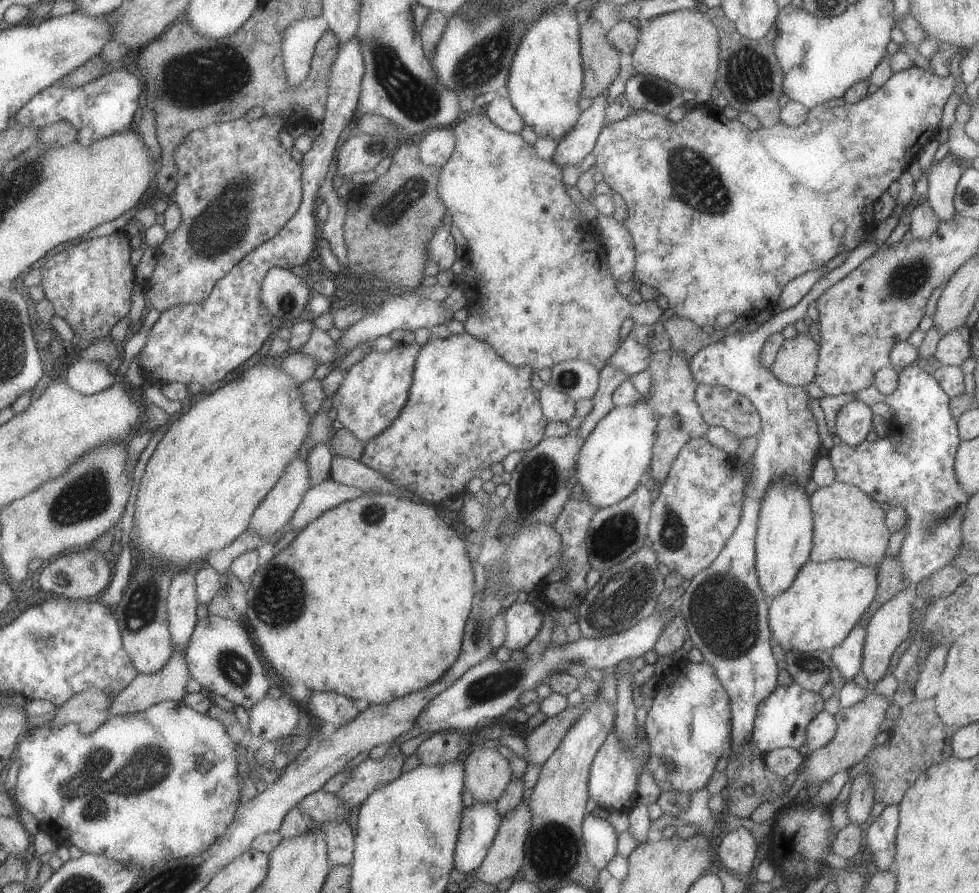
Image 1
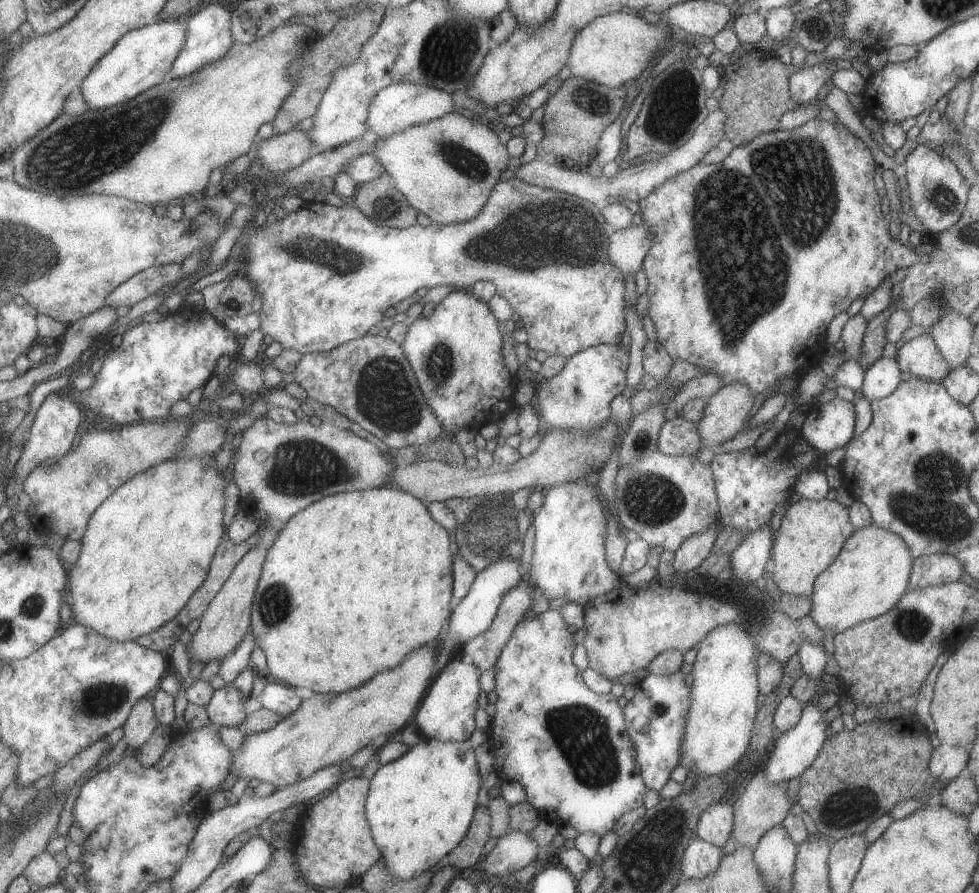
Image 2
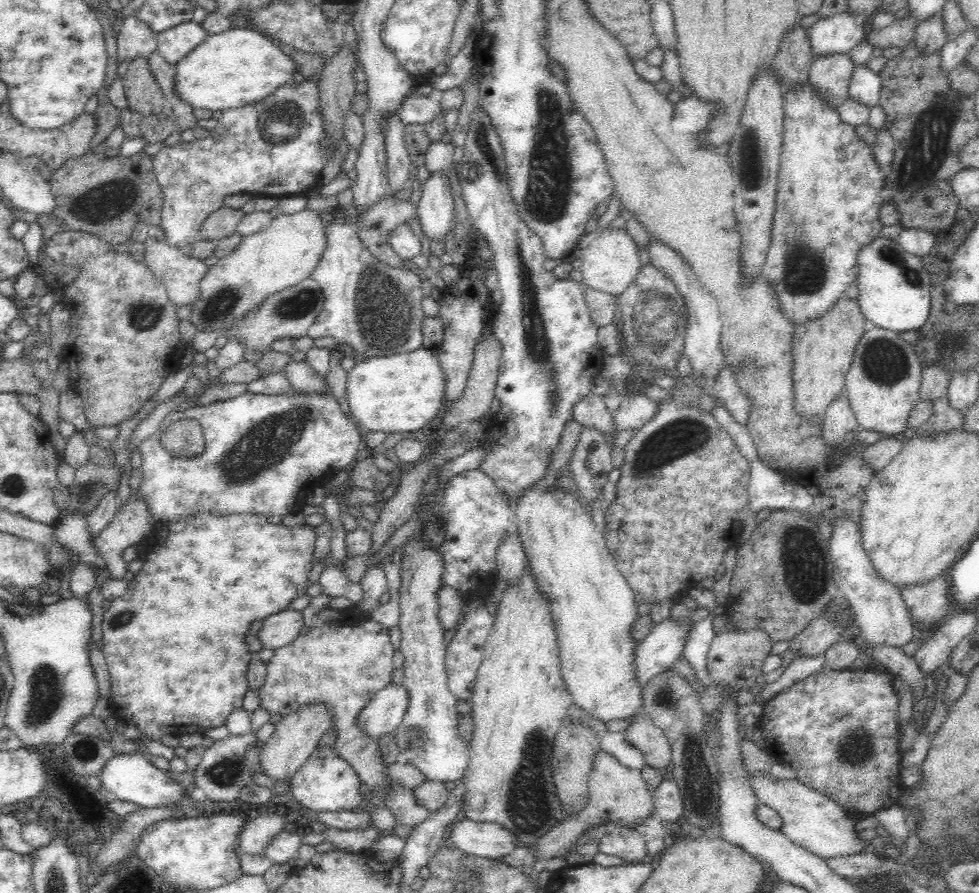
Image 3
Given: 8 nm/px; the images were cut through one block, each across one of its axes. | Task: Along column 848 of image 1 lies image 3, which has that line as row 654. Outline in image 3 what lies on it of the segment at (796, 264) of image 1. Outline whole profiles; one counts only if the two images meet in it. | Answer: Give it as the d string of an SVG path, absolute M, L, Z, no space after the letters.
M200 514L200 516L186 517L184 521L172 521L171 523L160 524L152 531L149 537L156 539L154 546L150 548L150 554L144 556L144 566L139 573L131 580L129 589L121 597L115 598L108 610L103 612L102 619L102 647L105 656L108 672L110 673L111 700L110 704L122 713L128 722L136 726L138 731L148 740L134 740L137 745L137 753L151 757L147 750L147 743L159 741L163 734L163 727L170 726L196 726L197 733L203 734L207 729L225 725L228 716L236 711L236 708L243 706L243 698L249 689L248 681L244 672L248 668L248 660L254 657L244 638L248 634L252 620L262 620L274 612L288 609L288 603L298 596L305 594L308 585L308 574L312 570L312 552L314 552L314 540L316 534L314 529L308 525L286 528L279 524L268 522L266 515L254 516L254 514L232 514L232 516L214 516L214 514Z

